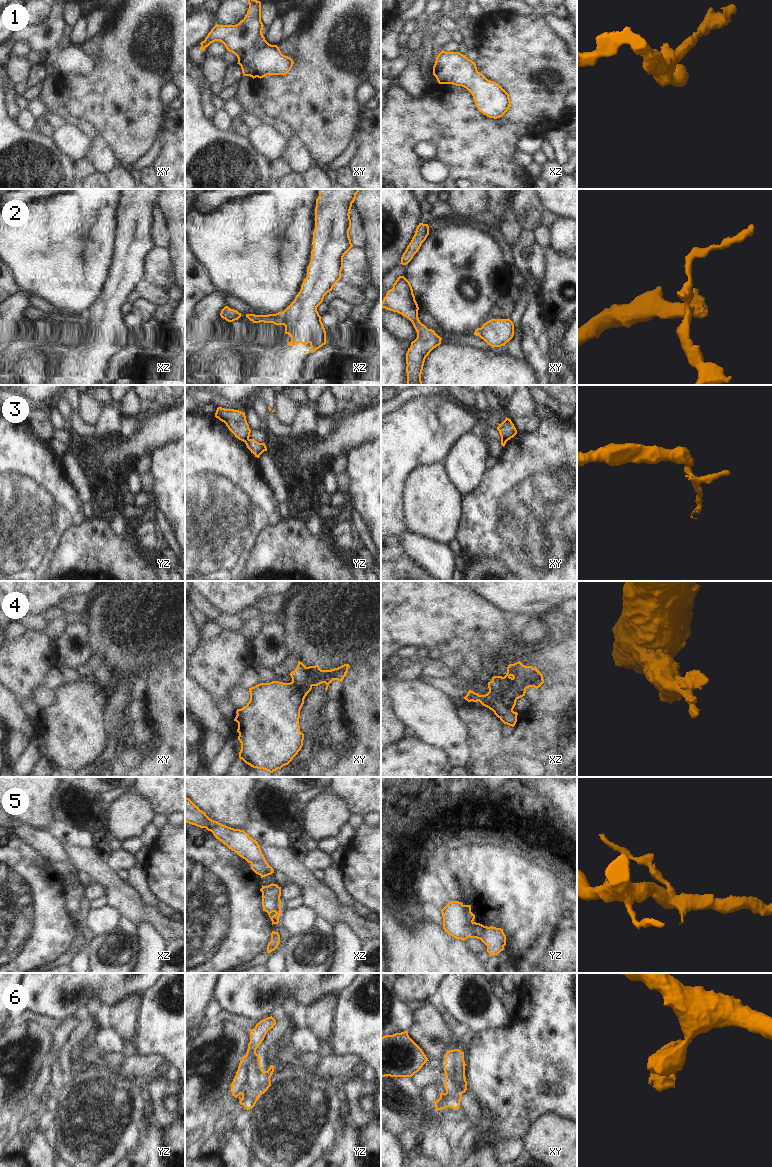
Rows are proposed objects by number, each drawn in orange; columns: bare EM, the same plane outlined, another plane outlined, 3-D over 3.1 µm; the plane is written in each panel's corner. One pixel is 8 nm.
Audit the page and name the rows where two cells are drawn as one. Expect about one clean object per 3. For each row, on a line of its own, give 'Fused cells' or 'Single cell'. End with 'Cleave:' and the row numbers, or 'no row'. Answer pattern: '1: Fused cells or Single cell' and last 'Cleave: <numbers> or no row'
1: Single cell
2: Fused cells
3: Fused cells
4: Fused cells
5: Fused cells
6: Fused cells
Cleave: 2, 3, 4, 5, 6

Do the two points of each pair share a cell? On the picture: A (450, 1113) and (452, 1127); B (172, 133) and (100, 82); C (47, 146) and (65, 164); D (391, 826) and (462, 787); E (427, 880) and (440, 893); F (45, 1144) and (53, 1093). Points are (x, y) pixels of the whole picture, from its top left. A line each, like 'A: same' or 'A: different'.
A: same
B: different
C: same
D: same
E: same
F: different

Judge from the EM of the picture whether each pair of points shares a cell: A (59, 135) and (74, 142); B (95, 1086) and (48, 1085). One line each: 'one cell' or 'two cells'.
A: one cell
B: one cell

